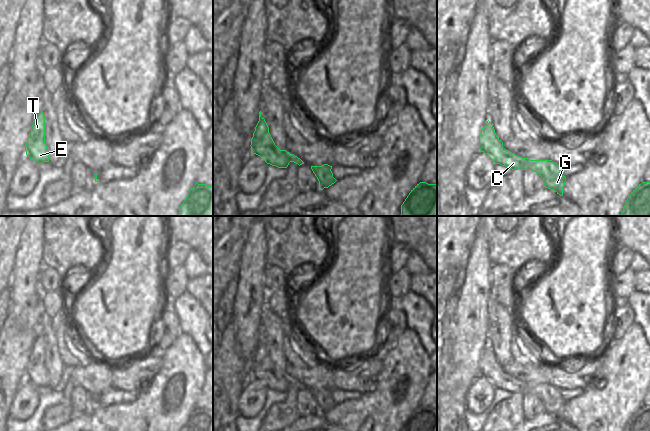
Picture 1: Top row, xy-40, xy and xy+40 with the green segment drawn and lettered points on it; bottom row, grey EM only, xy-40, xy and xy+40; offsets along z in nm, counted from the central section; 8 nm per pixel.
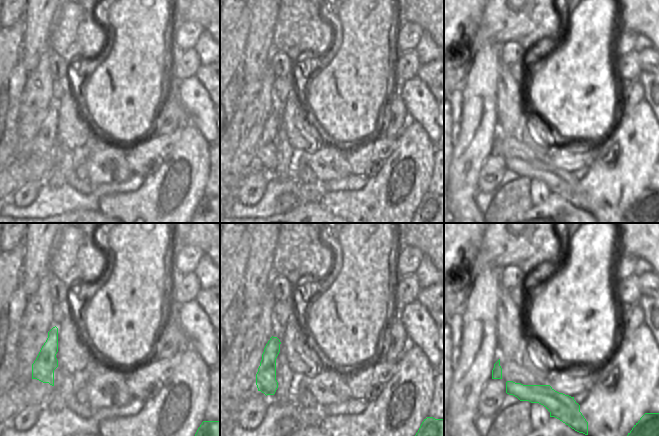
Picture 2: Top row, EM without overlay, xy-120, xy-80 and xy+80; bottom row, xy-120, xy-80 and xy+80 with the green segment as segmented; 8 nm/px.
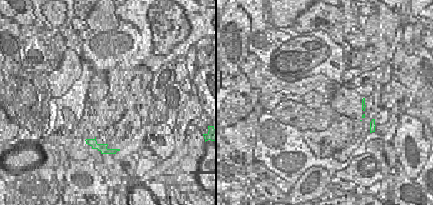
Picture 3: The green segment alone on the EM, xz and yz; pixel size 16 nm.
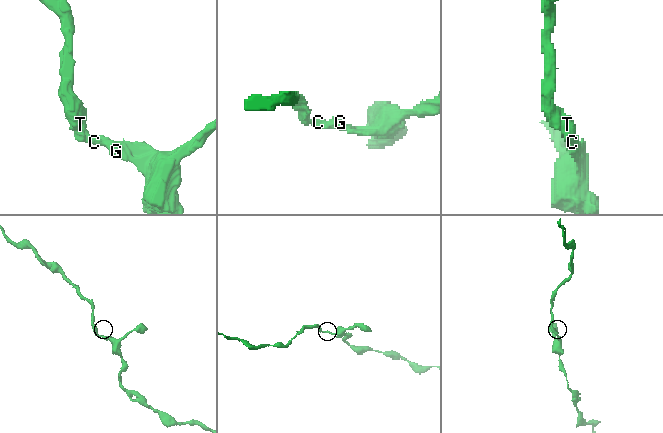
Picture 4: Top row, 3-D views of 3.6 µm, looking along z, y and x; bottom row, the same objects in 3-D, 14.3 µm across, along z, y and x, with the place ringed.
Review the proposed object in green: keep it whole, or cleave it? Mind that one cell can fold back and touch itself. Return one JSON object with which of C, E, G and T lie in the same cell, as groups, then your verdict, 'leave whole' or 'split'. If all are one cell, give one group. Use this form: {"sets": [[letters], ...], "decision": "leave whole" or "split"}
{"sets": [["C", "E", "G", "T"]], "decision": "leave whole"}

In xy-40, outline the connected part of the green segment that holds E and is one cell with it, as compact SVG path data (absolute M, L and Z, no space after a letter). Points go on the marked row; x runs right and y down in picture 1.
M37 110L33 119L25 151L27 157L38 164L49 162L49 151L45 143L45 115L40 110Z

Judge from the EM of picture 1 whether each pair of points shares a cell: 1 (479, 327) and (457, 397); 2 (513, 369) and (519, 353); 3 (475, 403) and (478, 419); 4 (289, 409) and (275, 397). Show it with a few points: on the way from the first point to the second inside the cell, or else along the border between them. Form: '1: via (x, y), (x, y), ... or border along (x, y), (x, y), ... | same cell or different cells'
1: border along (447, 386), (458, 388), (465, 393) | different cells
2: border along (513, 359), (524, 365), (539, 368) | different cells
3: border along (492, 396), (483, 411), (466, 410) | different cells
4: border along (287, 392), (287, 397), (276, 402), (264, 418) | different cells

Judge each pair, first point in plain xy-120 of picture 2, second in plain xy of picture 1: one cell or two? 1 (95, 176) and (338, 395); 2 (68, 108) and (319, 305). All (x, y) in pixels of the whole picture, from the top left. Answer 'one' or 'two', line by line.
1: two
2: two

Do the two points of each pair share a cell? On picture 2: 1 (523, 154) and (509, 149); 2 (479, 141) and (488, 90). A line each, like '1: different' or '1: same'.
1: same
2: same

